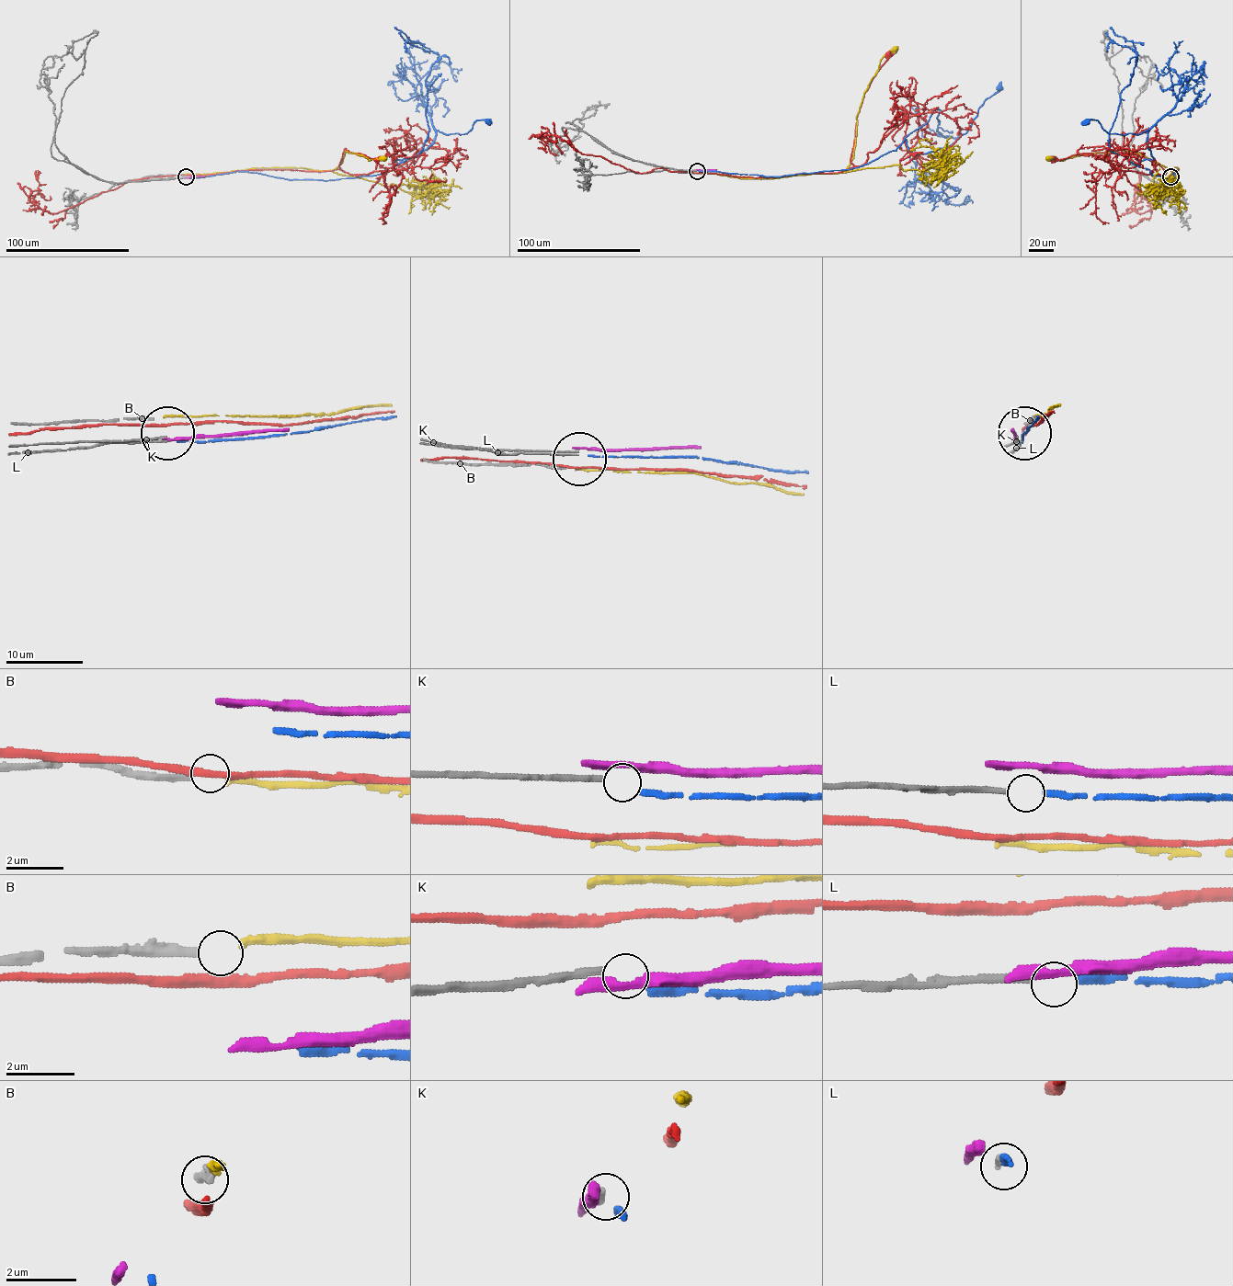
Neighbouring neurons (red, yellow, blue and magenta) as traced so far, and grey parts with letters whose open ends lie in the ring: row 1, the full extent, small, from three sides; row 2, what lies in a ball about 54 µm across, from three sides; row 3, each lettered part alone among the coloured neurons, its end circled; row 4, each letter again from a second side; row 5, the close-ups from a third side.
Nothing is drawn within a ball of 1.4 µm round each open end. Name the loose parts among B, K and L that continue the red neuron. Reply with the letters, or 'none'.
none

